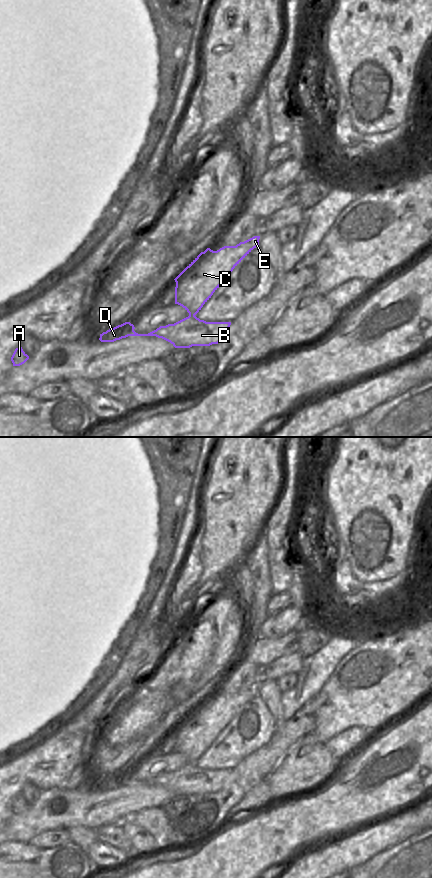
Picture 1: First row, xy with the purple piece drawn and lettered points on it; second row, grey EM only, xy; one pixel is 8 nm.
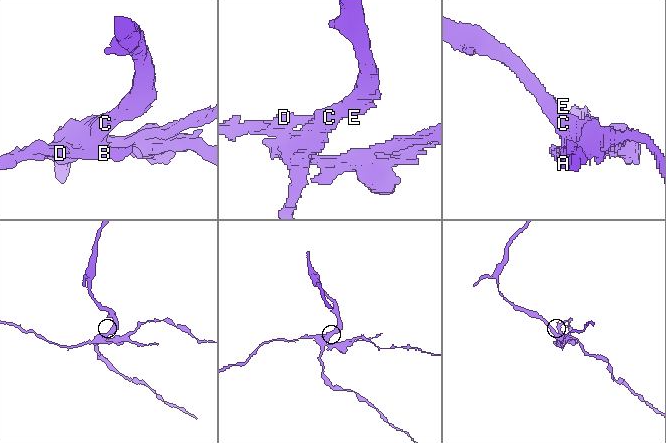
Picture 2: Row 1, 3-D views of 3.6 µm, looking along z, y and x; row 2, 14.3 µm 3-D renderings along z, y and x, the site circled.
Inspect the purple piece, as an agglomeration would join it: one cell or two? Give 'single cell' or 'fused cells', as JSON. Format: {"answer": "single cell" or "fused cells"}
{"answer": "fused cells"}

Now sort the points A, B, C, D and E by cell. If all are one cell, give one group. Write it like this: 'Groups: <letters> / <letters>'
Groups: A B D / C E.

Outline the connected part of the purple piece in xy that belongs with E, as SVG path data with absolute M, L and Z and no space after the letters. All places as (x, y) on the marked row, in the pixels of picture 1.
M254 236L236 246L224 246L217 251L207 248L201 252L174 280L175 304L182 306L189 316L195 316L233 269L256 247L260 236Z

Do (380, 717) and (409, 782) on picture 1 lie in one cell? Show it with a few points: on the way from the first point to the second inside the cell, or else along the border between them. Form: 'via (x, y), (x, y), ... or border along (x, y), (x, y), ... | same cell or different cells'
border along (384, 727), (377, 732) | different cells

